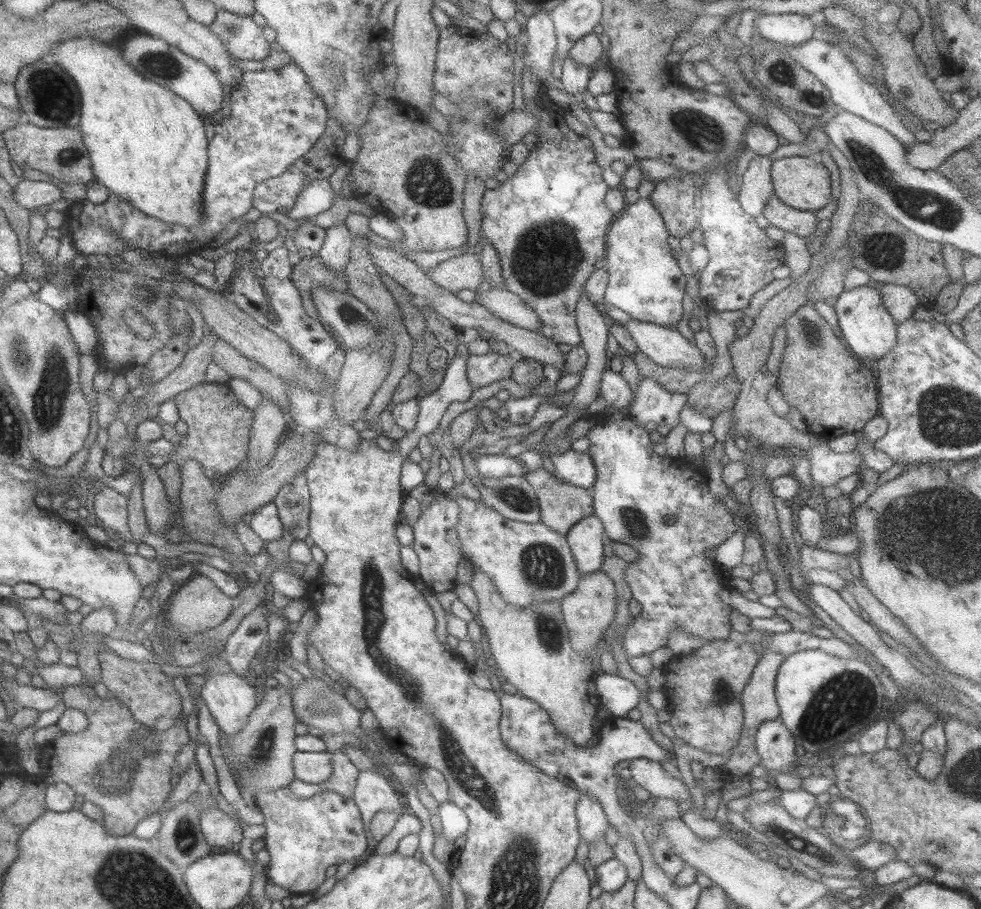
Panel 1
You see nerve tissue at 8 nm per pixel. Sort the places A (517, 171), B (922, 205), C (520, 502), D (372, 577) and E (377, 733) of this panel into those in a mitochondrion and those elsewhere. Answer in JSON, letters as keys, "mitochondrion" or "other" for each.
{"A":"other","B":"mitochondrion","C":"mitochondrion","D":"mitochondrion","E":"other"}

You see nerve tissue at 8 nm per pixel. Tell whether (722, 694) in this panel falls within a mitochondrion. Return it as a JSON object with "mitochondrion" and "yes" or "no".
{"mitochondrion":"yes"}

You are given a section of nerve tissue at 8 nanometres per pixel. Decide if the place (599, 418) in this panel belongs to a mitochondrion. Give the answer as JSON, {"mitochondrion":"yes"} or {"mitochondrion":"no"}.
{"mitochondrion":"no"}

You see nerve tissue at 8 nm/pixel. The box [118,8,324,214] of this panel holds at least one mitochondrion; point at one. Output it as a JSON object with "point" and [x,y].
{"point":[163,65]}

